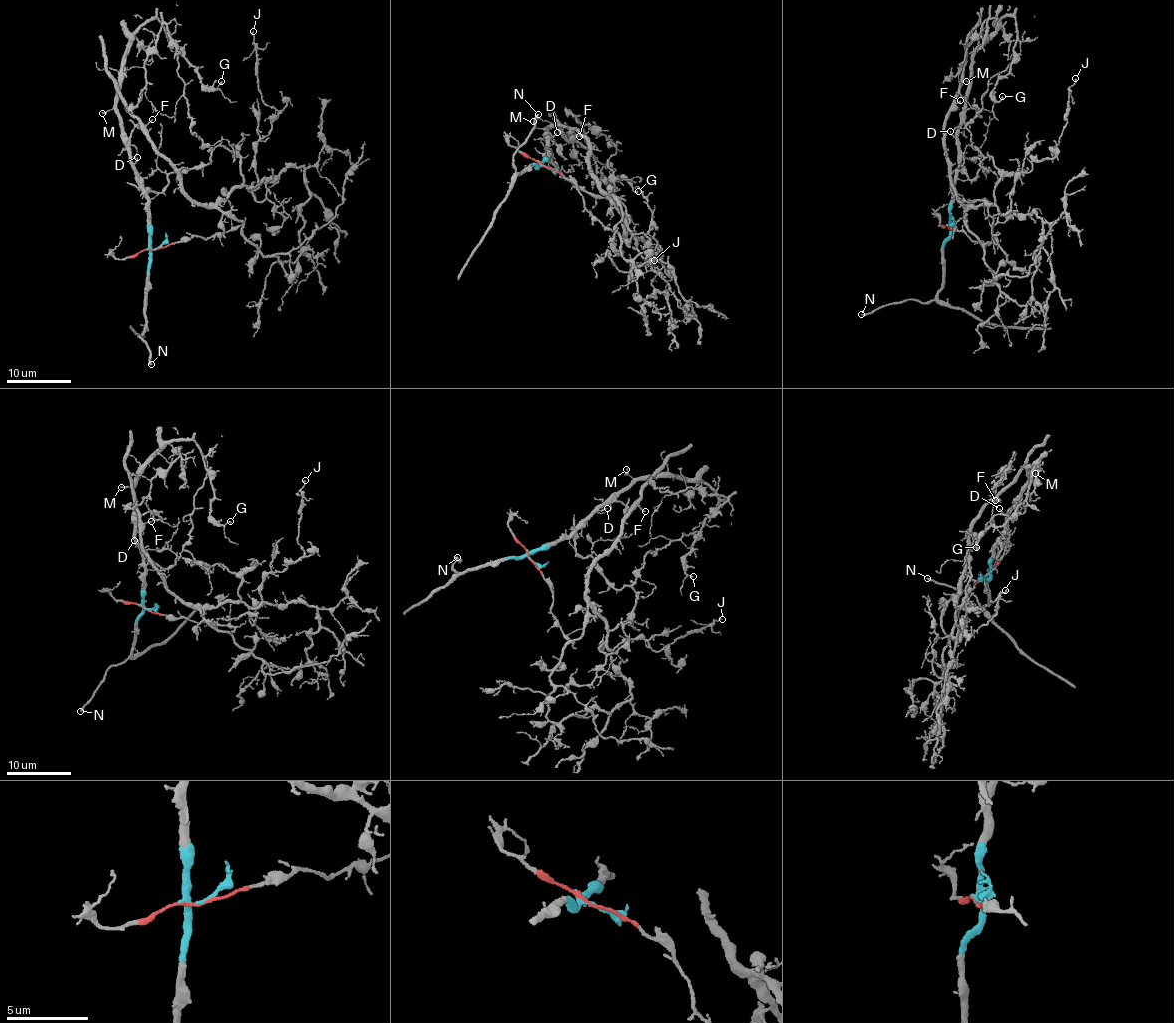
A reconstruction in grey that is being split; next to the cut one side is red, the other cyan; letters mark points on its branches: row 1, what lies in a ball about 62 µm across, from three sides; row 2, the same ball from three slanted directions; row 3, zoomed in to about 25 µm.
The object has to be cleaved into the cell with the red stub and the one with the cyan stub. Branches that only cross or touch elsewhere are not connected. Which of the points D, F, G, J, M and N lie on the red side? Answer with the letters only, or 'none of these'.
F, J

